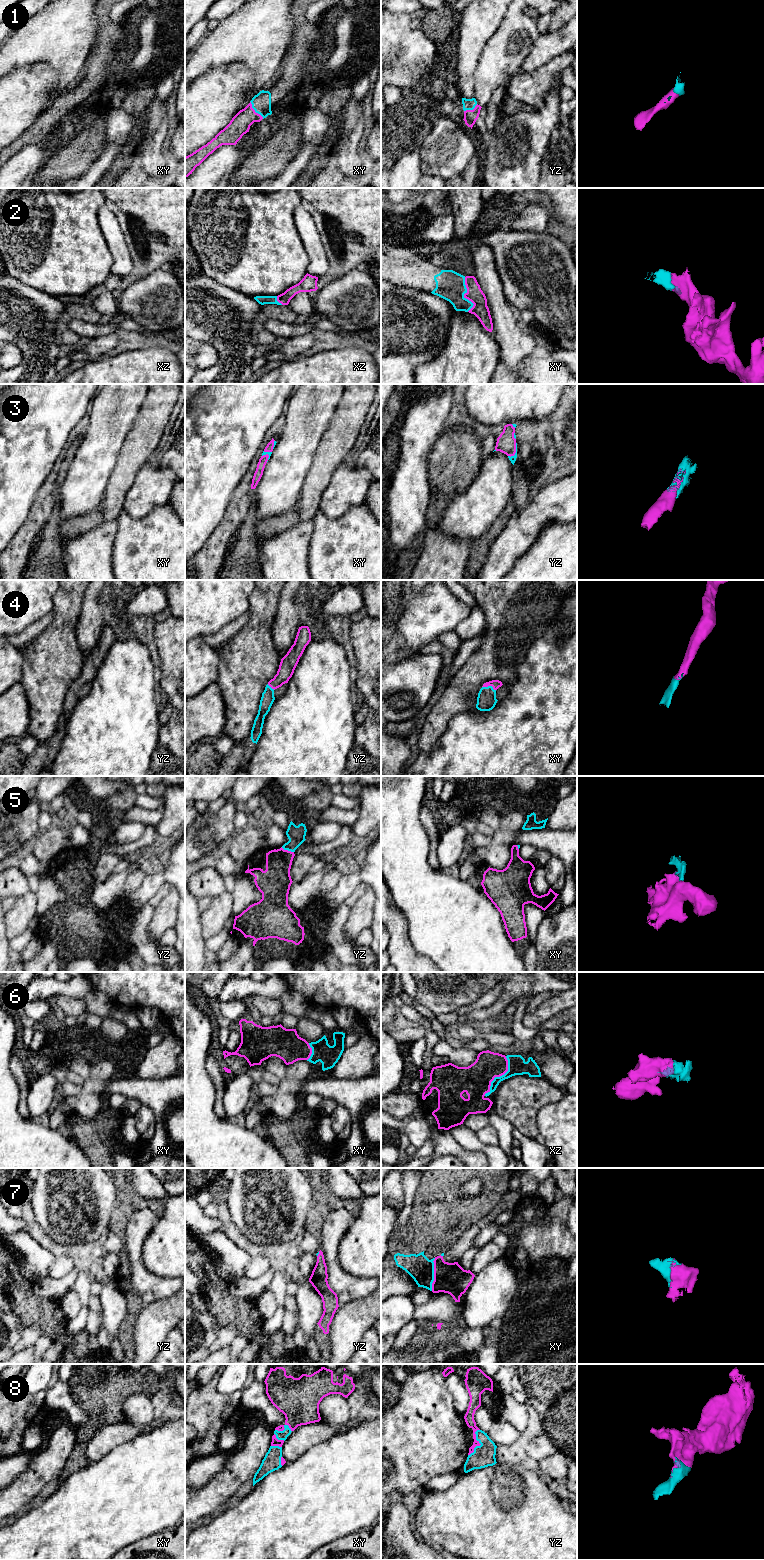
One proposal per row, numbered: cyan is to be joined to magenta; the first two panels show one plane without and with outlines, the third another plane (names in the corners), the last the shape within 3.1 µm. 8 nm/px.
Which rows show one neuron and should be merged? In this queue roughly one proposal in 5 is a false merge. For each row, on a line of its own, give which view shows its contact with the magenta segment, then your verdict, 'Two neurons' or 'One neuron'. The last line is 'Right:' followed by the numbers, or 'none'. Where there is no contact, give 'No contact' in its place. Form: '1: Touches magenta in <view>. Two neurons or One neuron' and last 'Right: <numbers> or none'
1: Touches magenta in xy. One neuron
2: Touches magenta in xy. One neuron
3: Touches magenta in yz. One neuron
4: Touches magenta in xy. One neuron
5: Touches magenta in yz. One neuron
6: Touches magenta in xz. One neuron
7: Touches magenta in xy. One neuron
8: Touches magenta in yz. One neuron
Right: 1, 2, 3, 4, 5, 6, 7, 8

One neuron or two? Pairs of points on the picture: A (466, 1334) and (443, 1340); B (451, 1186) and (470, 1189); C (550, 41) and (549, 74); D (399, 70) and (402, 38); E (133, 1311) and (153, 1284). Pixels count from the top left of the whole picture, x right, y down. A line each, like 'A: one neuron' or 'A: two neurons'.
A: two neurons
B: two neurons
C: two neurons
D: one neuron
E: two neurons

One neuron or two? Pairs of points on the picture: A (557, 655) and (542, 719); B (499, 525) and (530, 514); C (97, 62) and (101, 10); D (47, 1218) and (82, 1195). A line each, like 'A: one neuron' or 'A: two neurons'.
A: one neuron
B: two neurons
C: one neuron
D: one neuron

